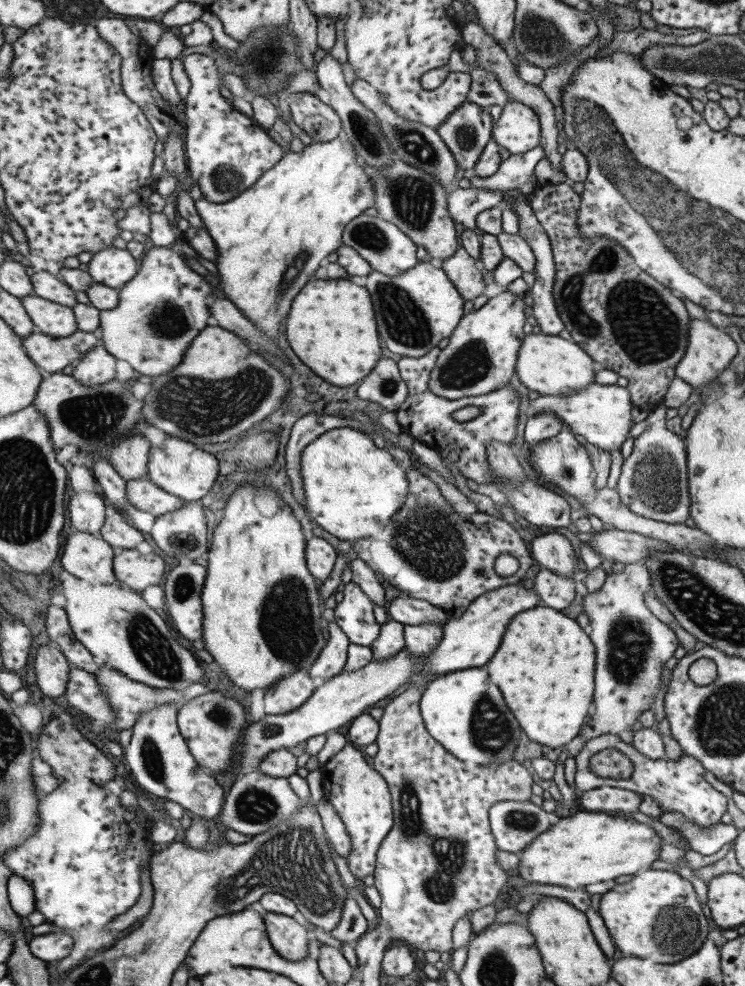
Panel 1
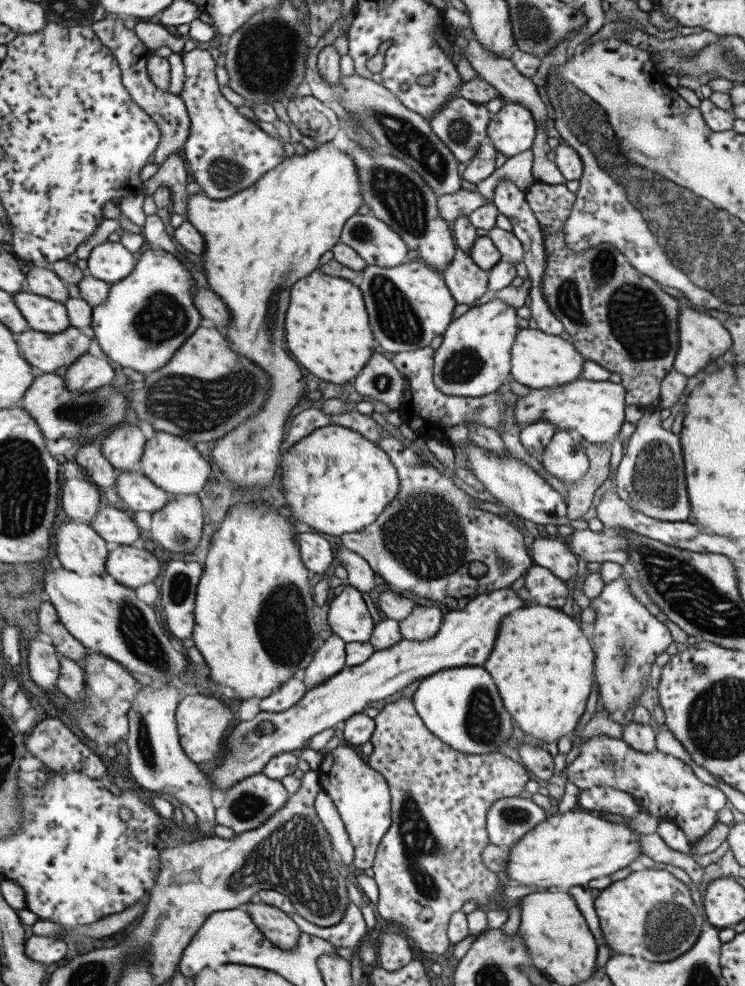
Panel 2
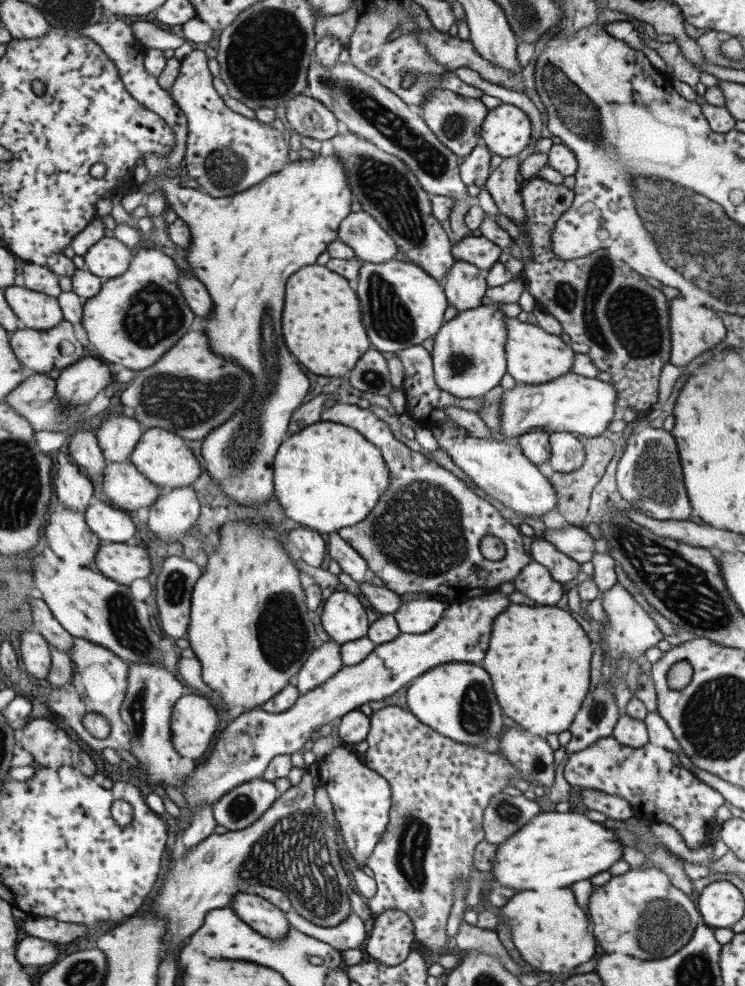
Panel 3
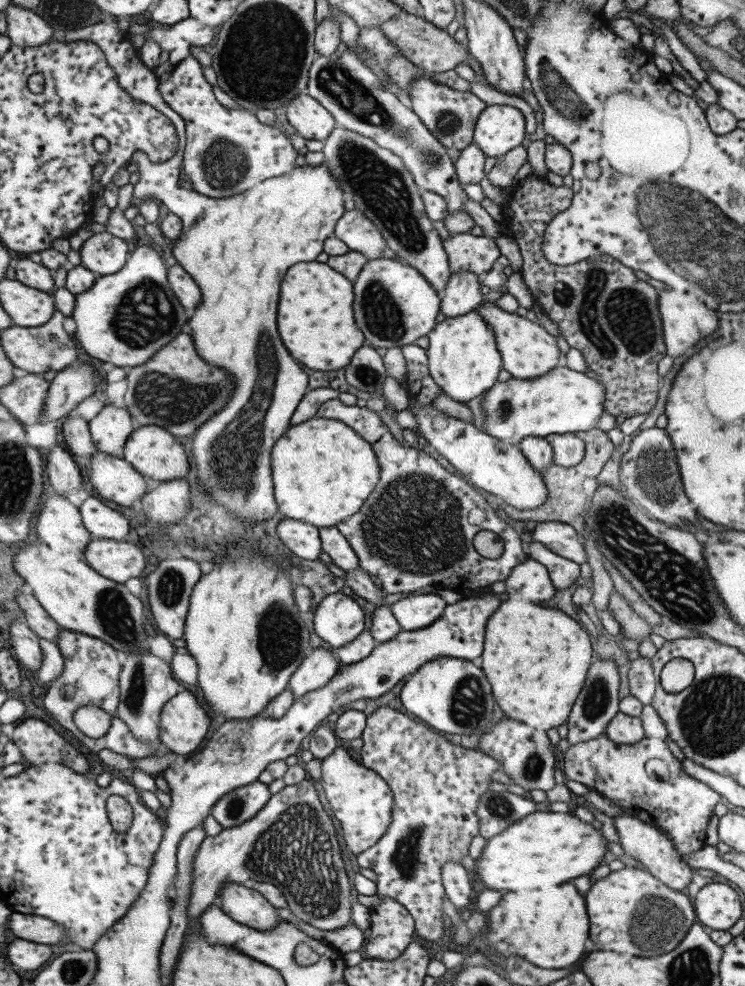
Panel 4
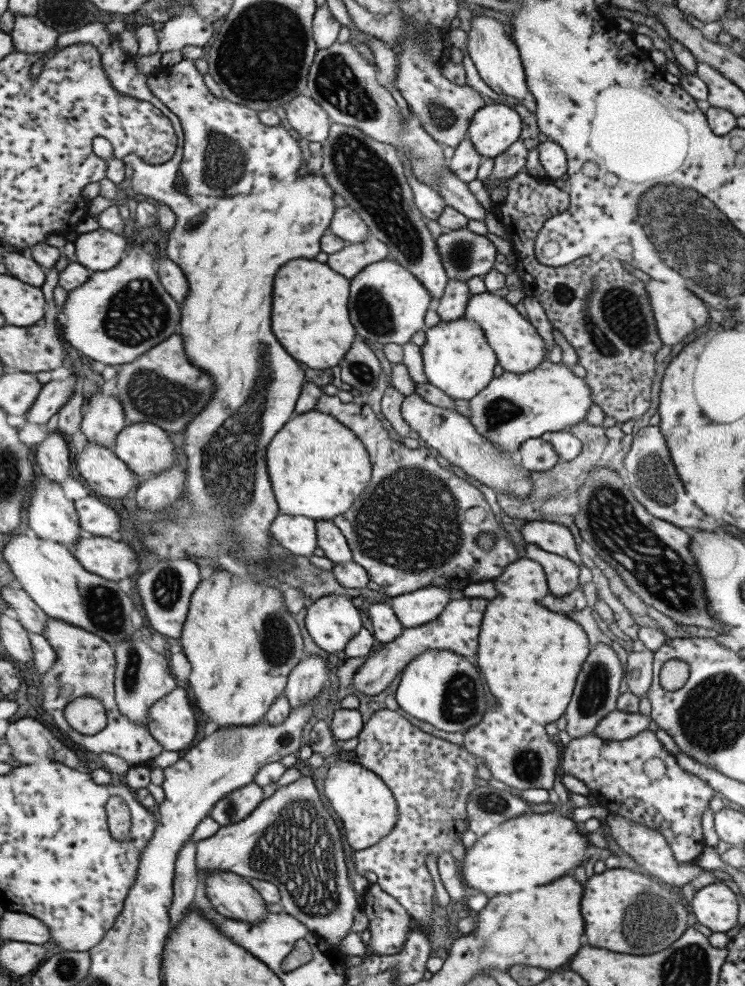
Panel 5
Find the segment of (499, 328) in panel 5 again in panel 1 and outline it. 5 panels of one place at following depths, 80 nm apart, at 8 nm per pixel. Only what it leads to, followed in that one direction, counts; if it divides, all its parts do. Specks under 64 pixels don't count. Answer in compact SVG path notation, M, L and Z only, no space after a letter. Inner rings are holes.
M529 333L522 338L514 366L514 372L525 388L547 396L568 395L588 387L595 383L593 373L597 369L599 365L573 341L543 333Z

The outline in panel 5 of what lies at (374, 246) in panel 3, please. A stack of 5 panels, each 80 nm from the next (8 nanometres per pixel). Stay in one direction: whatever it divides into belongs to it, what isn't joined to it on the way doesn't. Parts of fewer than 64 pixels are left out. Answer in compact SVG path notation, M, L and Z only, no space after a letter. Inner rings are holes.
M348 207L333 209L328 229L348 243L362 243L371 237L359 215Z

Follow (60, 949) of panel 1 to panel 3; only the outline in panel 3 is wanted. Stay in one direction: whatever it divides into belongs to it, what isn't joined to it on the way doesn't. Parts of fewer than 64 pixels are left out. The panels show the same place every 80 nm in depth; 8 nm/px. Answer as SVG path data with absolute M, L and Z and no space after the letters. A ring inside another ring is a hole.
M26 936L17 941L17 950L15 950L15 959L19 964L28 968L43 967L51 965L53 960L57 958L58 950L55 942L33 938Z

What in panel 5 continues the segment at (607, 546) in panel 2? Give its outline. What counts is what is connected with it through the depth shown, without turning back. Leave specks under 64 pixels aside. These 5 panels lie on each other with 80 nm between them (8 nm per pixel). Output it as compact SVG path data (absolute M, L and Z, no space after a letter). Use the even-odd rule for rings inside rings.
M541 520L526 521L520 526L520 532L526 544L533 544L543 551L568 558L578 565L586 562L585 554L579 554L566 526Z

